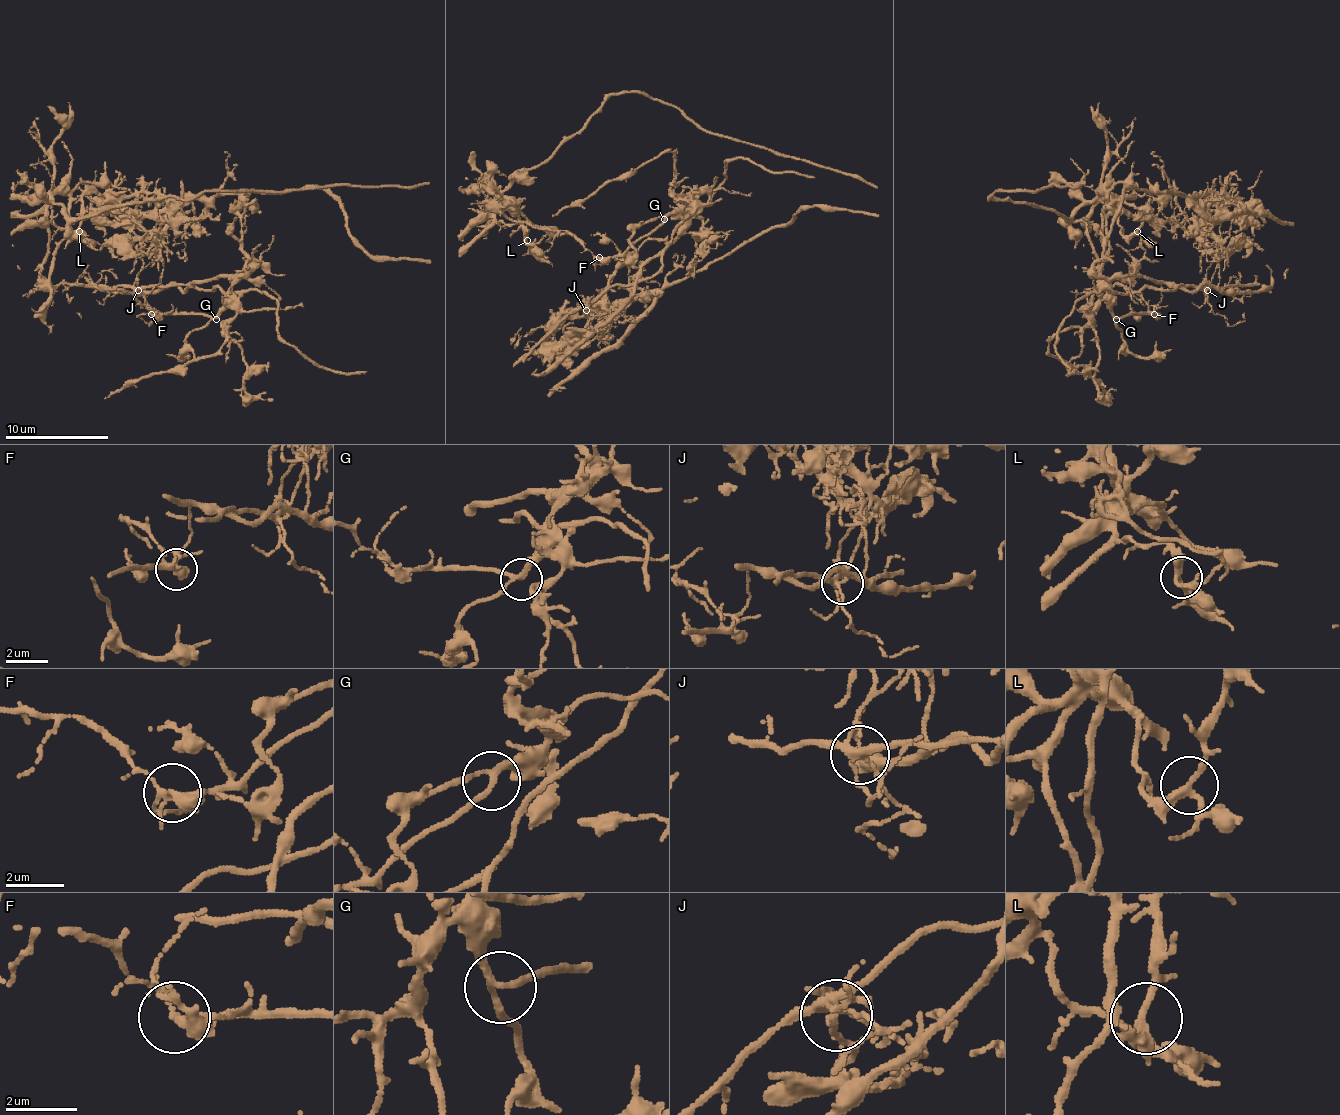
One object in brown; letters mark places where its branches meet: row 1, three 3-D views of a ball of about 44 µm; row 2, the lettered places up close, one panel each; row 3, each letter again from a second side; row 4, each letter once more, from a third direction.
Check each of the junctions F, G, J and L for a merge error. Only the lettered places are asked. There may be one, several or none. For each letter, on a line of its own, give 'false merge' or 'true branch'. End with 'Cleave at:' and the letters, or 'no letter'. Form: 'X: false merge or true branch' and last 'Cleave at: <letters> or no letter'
F: false merge
G: true branch
J: false merge
L: true branch
Cleave at: F, J

